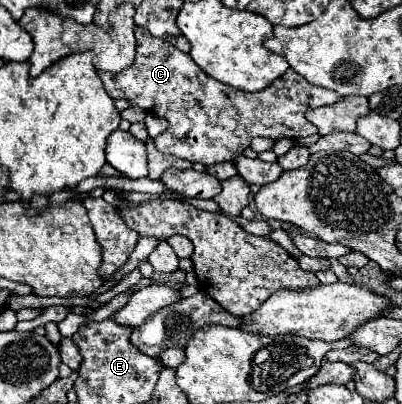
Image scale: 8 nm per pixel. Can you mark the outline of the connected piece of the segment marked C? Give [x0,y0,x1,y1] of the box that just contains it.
[99,26,341,166]

